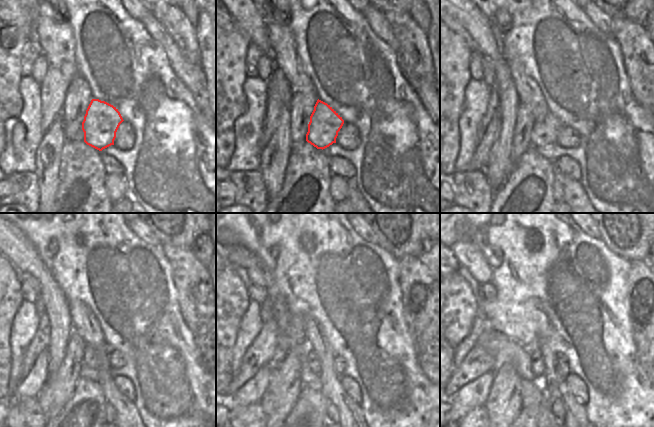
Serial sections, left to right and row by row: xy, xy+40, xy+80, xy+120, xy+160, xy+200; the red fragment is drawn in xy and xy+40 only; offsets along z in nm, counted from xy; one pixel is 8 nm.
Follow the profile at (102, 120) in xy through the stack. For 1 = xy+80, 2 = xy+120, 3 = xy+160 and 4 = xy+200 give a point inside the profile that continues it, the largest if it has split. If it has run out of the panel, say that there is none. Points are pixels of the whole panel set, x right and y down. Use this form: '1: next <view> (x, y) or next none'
1: next xy+80 (545, 132)
2: next xy+120 (91, 359)
3: next xy+160 (311, 358)
4: next xy+200 (537, 363)

